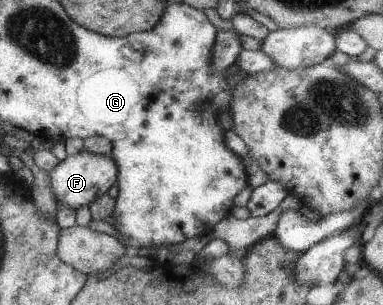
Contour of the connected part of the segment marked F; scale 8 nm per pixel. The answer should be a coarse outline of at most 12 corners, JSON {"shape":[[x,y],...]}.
{"shape":[[111,154],[67,156],[47,182],[57,203],[77,211],[117,184]]}

